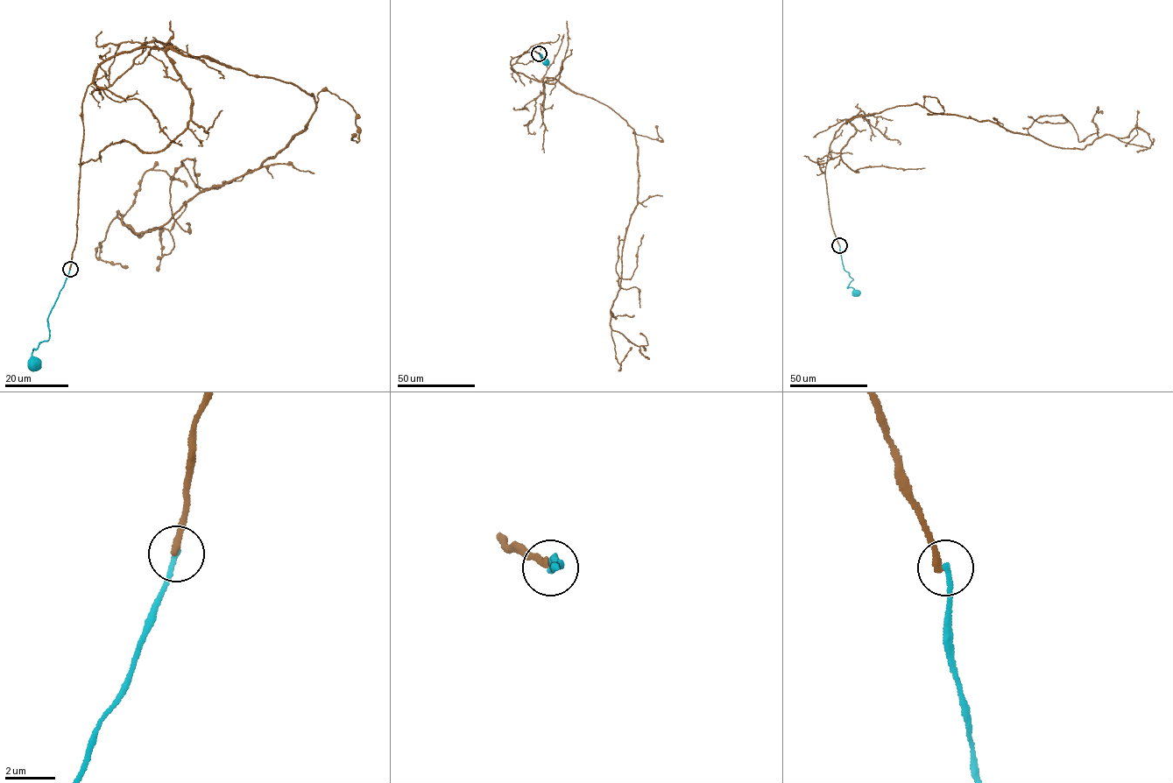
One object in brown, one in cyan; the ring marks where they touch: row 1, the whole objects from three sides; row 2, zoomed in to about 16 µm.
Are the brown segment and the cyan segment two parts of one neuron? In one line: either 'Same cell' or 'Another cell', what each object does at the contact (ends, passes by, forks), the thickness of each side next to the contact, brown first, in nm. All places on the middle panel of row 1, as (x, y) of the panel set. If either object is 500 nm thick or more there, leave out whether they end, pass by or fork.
Another cell. At the ring brown ends. At the ring cyan ends. Thickness 280 nm (brown) against 200 nm

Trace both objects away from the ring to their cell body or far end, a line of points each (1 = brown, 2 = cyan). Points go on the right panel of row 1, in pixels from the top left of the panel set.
1: (839, 246), (825, 168), (847, 120), (918, 104), (1070, 148), (1135, 127), (1126, 146)
2: (839, 246), (844, 270), (852, 279), (847, 286), (852, 287), (855, 292)

